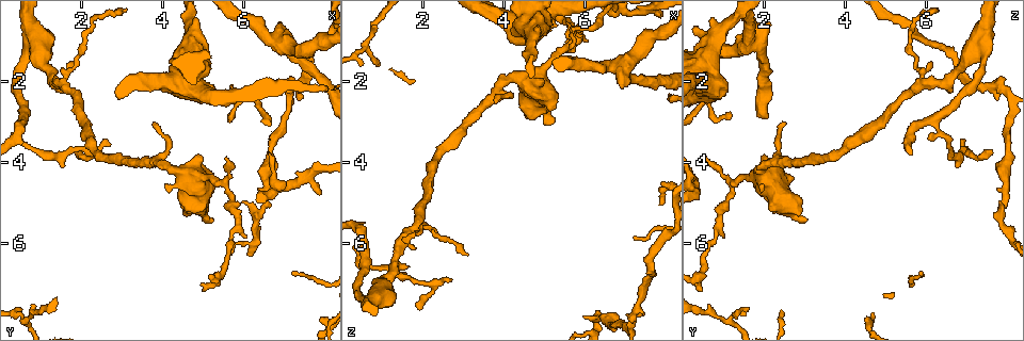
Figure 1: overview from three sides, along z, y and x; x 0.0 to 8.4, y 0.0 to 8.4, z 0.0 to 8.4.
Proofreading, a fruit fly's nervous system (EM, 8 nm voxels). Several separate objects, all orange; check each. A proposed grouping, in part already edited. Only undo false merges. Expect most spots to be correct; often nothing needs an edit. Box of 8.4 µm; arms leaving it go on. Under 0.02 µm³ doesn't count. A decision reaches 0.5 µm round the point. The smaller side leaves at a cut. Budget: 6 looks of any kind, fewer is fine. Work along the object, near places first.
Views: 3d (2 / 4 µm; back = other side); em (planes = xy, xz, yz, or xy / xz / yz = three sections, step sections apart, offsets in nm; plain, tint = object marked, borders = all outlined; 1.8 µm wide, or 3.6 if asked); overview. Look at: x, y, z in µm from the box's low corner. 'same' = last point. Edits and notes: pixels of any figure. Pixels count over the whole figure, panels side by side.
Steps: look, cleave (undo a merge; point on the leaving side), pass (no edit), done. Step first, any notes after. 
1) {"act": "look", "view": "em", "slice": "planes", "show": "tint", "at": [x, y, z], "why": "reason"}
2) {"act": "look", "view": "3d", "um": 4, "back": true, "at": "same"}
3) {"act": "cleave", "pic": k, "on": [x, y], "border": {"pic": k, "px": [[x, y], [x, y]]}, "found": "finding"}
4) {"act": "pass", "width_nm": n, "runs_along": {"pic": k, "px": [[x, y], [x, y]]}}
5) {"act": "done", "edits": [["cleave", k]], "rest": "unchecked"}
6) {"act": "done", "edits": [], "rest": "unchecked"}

{"act": "look", "view": "3d", "um": 4, "at": [1.60, 2.05, 5.85], "why": "calibre changes"}

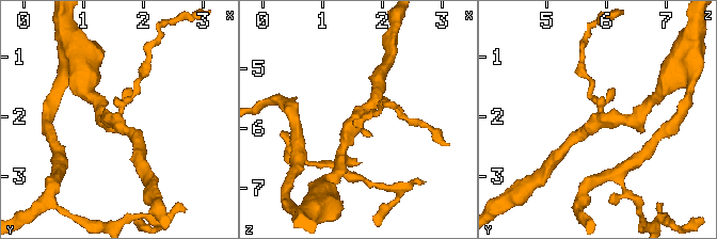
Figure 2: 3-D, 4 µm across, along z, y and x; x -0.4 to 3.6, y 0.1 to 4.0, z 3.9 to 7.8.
{"act": "look", "view": "em", "slice": "xz", "step": 4, "show": "tint", "at": [1.55, 2.10, 5.90], "arms": 3}

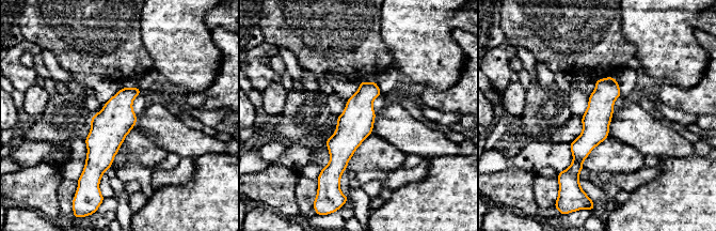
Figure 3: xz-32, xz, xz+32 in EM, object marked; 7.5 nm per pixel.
{"act": "look", "view": "em", "slice": "yz", "step": 4, "show": "borders", "at": "same"}

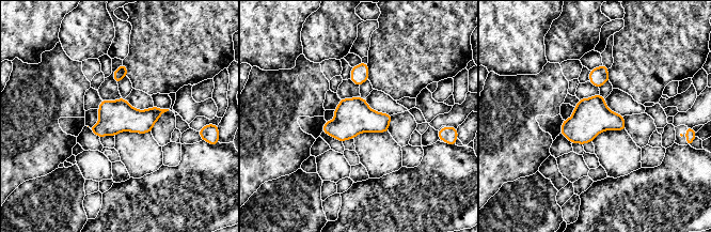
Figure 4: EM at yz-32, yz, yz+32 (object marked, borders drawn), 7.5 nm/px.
{"act": "pass", "found": "all the same neuron"}

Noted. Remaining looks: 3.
{"act": "look", "view": "3d", "um": 2, "at": [2.05, 3.70, 6.95], "why": "sharp bend"}

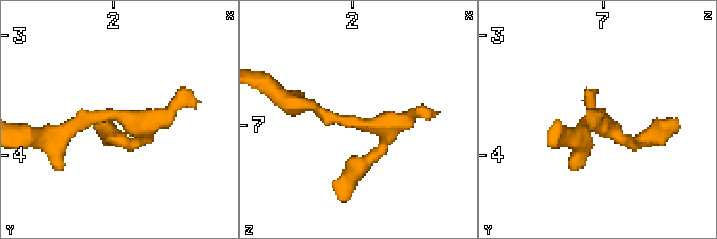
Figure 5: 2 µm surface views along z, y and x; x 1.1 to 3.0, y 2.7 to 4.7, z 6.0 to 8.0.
{"act": "look", "view": "em", "slice": "xy", "step": 8, "show": "tint", "at": [2.00, 3.68, 6.94]}

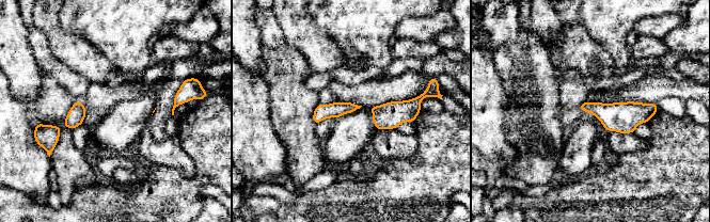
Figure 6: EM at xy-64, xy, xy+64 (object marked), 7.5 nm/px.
{"act": "pass", "width_nm": 120, "runs_along": {"pic": 6, "px": [[354, 107], [322, 111], [315, 119]]}, "found": "one neuron here"}

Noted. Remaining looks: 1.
{"act": "look", "view": "em", "slice": "planes", "show": "tint", "at": [7.10, 2.20, 8.00], "why": "sharp bend"}

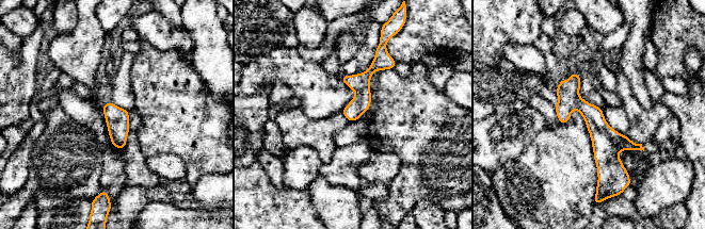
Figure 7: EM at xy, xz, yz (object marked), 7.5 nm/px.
{"act": "pass", "runs_along": {"pic": 7, "px": [[573, 76], [604, 174]]}, "found": "one neuron here"}

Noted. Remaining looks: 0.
{"act": "done", "edits": [], "rest": "unchecked"}

